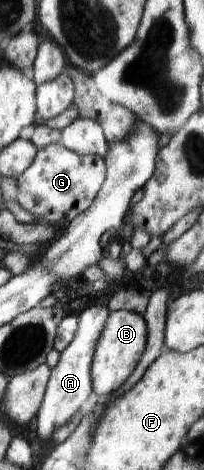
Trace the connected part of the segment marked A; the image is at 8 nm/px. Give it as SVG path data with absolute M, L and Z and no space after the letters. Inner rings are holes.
M91 305L77 317L77 333L74 340L60 353L58 362L51 369L40 408L36 413L37 437L39 437L37 441L39 443L51 441L51 435L55 429L67 423L69 419L75 420L83 415L80 411L81 406L85 405L87 397L94 390L93 374L91 373L94 353L109 317L110 311L106 305Z

